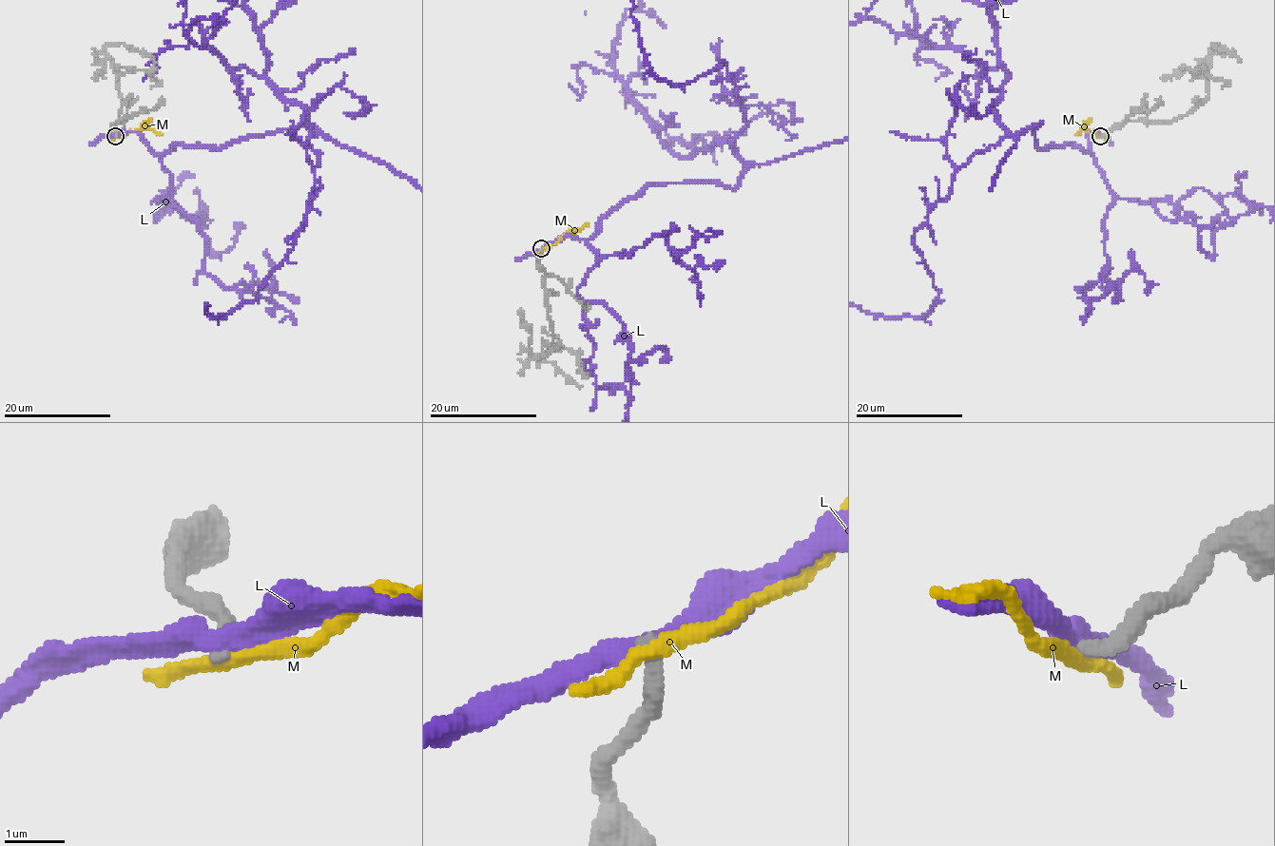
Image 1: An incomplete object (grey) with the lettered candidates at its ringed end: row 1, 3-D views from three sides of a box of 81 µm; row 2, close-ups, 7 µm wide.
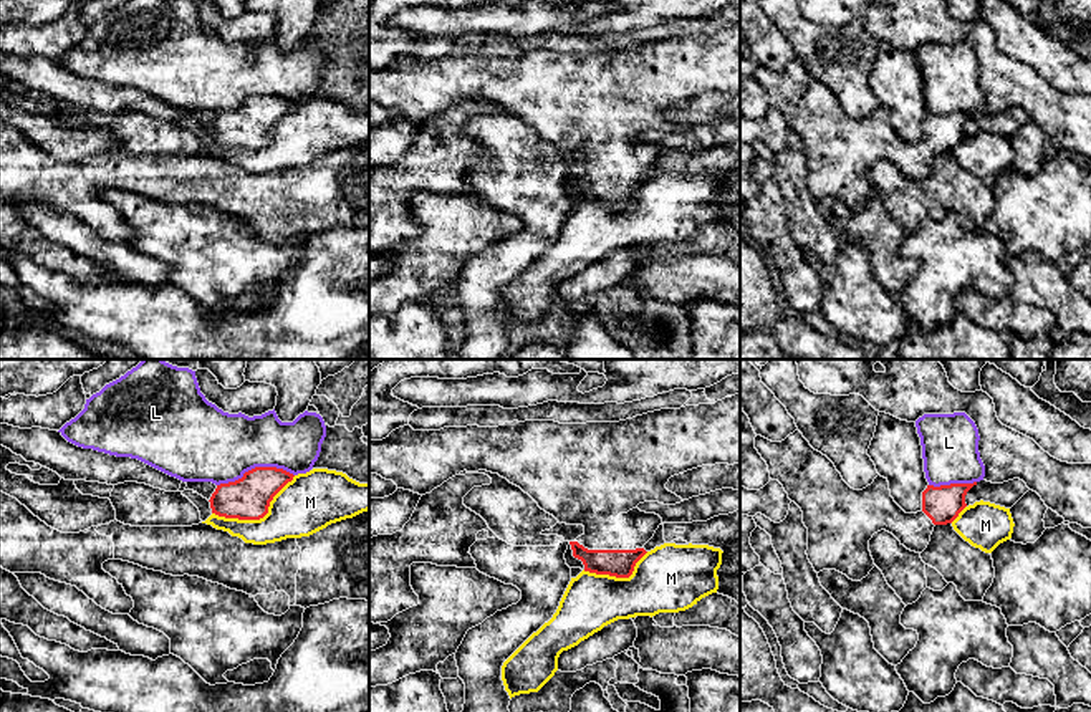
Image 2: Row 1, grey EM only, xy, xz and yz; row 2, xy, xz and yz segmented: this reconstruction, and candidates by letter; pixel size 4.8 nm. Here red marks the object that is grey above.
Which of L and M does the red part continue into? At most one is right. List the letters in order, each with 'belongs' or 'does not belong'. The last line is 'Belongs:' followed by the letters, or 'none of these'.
L: does not belong
M: does not belong
Belongs: none of these

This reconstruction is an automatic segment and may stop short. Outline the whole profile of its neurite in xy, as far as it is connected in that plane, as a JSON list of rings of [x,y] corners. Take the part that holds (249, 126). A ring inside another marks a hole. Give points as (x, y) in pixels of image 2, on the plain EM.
[[[255,96],[242,108],[217,114],[210,126],[212,142],[225,147],[260,149],[273,126],[293,109],[293,103],[276,96]]]

